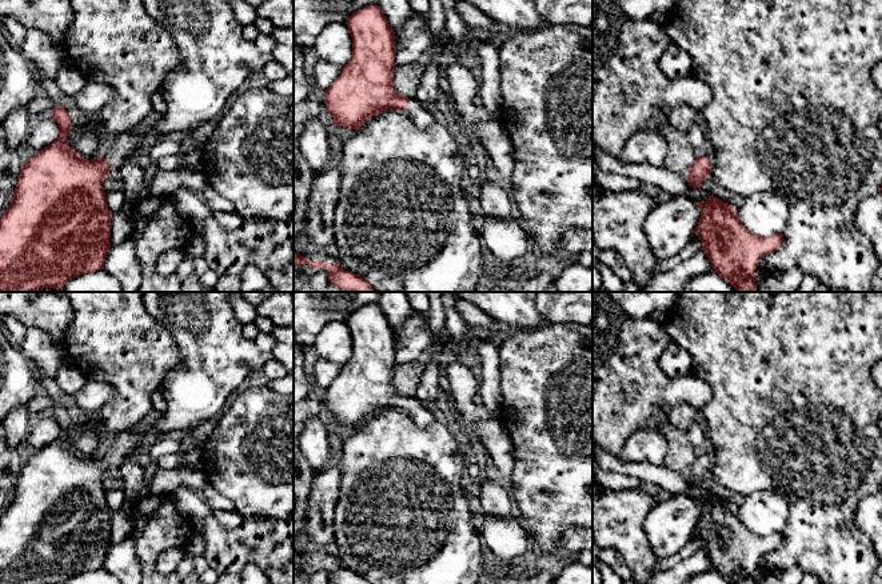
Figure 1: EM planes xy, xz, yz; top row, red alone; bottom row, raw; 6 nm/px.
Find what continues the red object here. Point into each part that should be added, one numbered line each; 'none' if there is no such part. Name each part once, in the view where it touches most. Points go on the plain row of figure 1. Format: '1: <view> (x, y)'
1: xy (126, 443)

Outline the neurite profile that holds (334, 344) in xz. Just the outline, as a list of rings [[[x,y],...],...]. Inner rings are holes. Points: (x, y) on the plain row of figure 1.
[[[331,321],[322,328],[314,348],[319,357],[343,367],[352,356],[352,336],[346,321]]]

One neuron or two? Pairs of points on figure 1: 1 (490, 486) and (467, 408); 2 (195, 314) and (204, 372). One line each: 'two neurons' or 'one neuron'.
1: two neurons
2: one neuron

